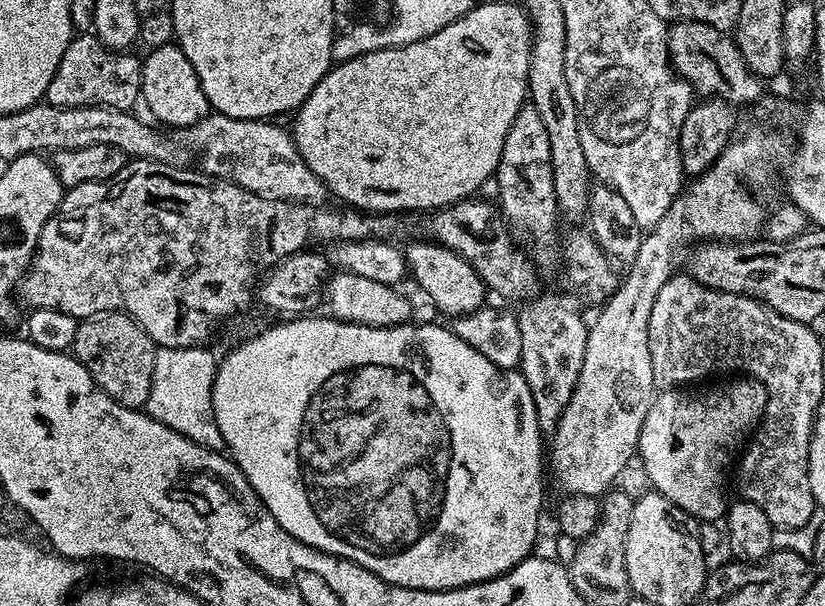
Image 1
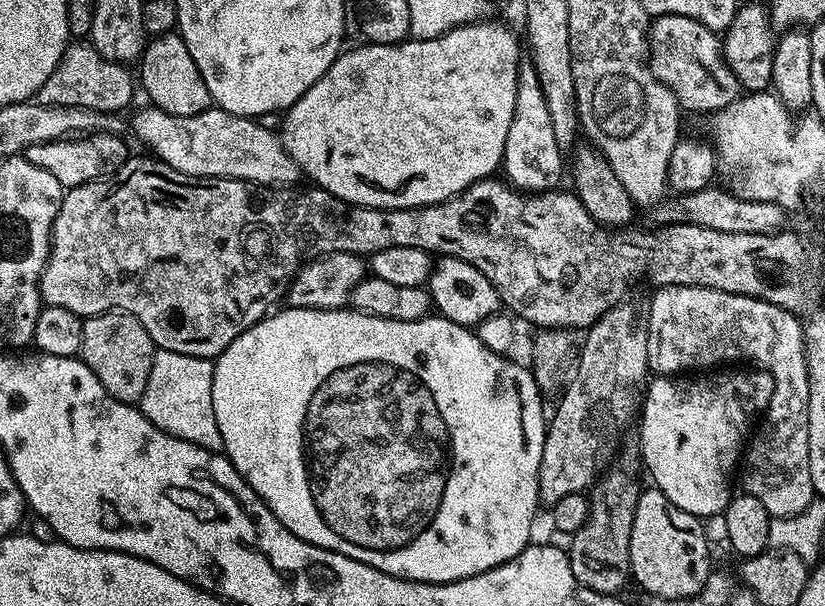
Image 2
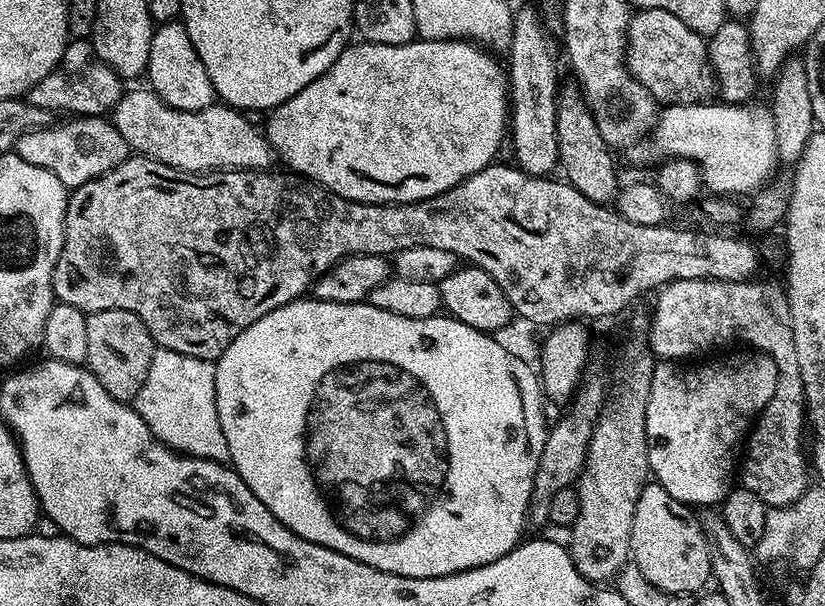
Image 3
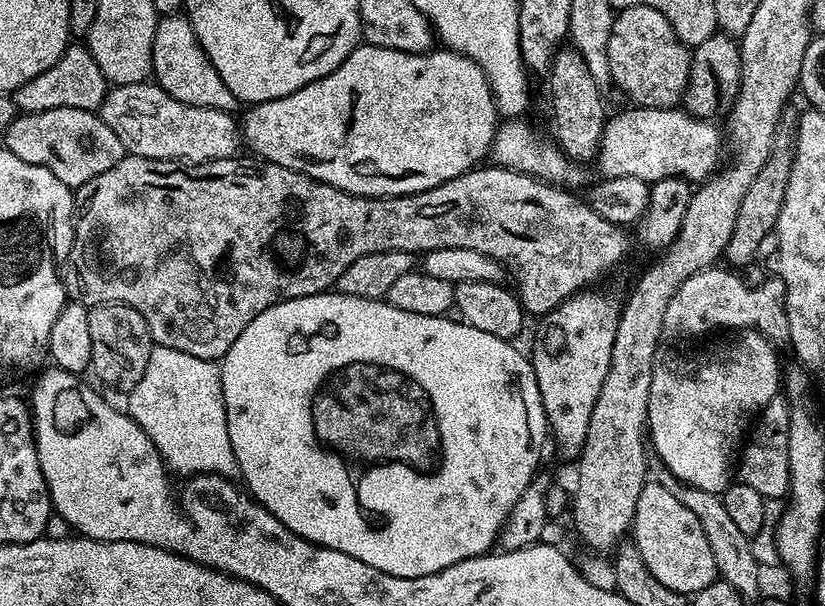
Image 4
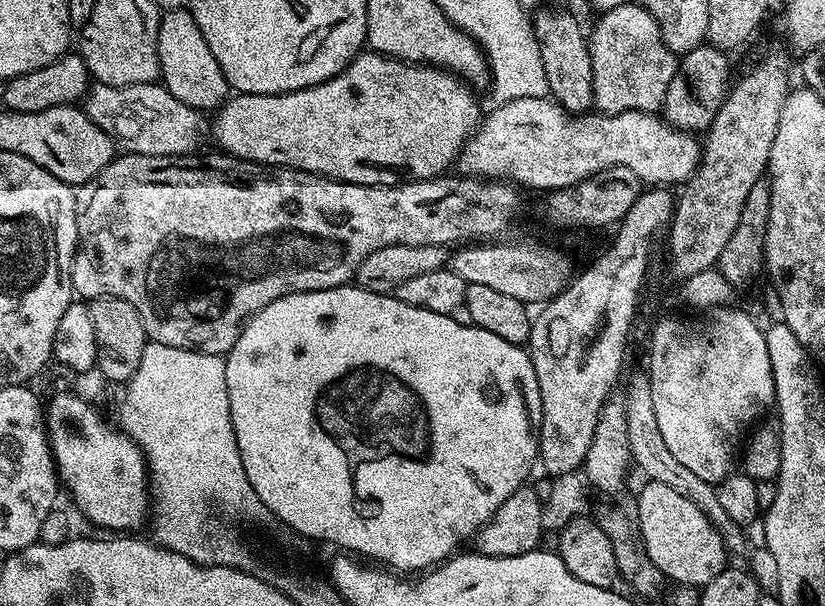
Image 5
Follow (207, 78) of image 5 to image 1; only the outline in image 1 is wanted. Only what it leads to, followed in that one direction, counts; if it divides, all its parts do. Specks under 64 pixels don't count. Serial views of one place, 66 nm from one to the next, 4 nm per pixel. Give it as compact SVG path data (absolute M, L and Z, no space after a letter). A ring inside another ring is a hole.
M173 42L166 46L158 46L151 49L147 55L148 57L146 55L143 57L140 65L142 70L140 94L142 104L148 107L147 115L153 121L161 120L156 122L161 125L169 124L173 130L179 130L189 128L191 124L197 124L203 116L209 115L210 105L198 82L198 74L194 74L194 66L190 66L190 58L182 54L179 44Z

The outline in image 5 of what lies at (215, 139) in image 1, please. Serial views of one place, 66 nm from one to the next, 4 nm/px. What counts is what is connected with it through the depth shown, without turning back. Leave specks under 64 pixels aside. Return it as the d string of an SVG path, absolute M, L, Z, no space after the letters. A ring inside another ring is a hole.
M160 82L154 84L135 84L134 86L122 86L121 88L118 86L110 86L109 84L93 83L91 87L89 87L83 110L90 118L90 122L94 122L94 126L98 126L106 135L112 137L113 141L118 142L119 147L128 154L135 154L138 156L186 156L195 153L197 149L199 149L196 147L203 142L204 136L206 140L206 120L204 124L205 113L199 108L191 108L182 102L178 102L178 98L174 98L174 94L167 92L167 90L164 89L163 83Z

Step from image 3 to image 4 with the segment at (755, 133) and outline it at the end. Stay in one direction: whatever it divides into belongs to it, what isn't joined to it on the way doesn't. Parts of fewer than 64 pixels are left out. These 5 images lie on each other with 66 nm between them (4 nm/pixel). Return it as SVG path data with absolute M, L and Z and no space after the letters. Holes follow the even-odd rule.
M630 106L626 112L617 116L609 115L604 121L604 132L600 139L600 151L595 153L594 161L600 167L599 175L629 176L639 180L654 181L662 178L680 176L689 182L703 182L721 167L720 144L722 148L722 132L712 125L708 118L692 116L690 113L674 108L642 108Z

